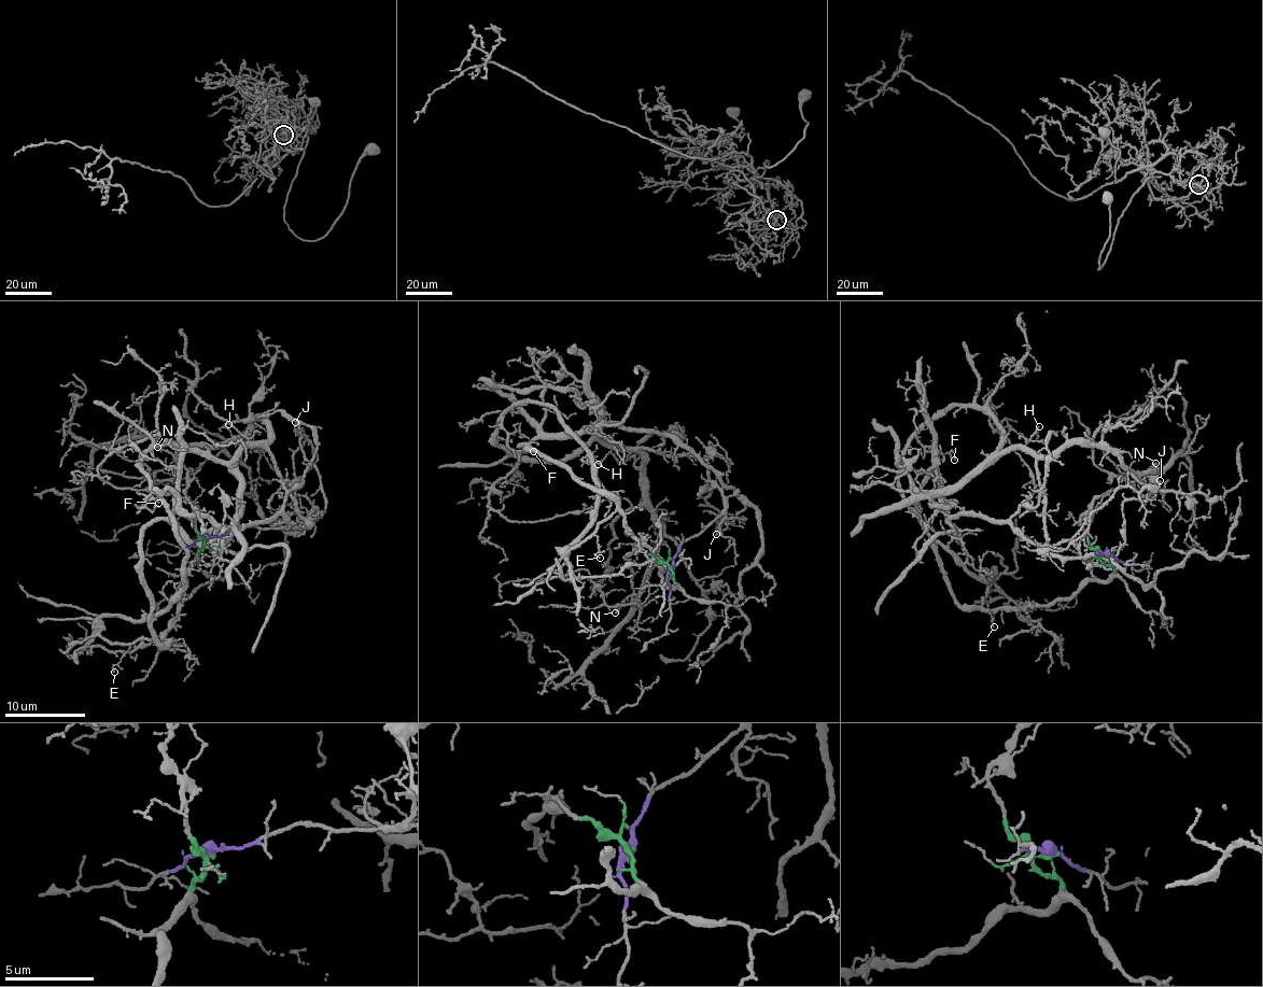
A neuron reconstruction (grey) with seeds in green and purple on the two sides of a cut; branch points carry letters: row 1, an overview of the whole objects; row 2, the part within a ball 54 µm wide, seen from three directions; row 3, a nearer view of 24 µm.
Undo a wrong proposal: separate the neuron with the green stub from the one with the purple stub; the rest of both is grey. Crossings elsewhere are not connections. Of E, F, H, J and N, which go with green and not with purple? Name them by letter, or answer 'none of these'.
E, N

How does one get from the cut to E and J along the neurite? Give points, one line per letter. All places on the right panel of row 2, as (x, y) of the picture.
E: (1108, 558), (1102, 559), (1112, 570), (1103, 582), (1086, 582), (1047, 605), (980, 608), (982, 600), (994, 626)
J: (1108, 555), (1096, 550), (1096, 564), (1068, 539), (1051, 546), (1080, 536), (1121, 488), (1161, 480)

